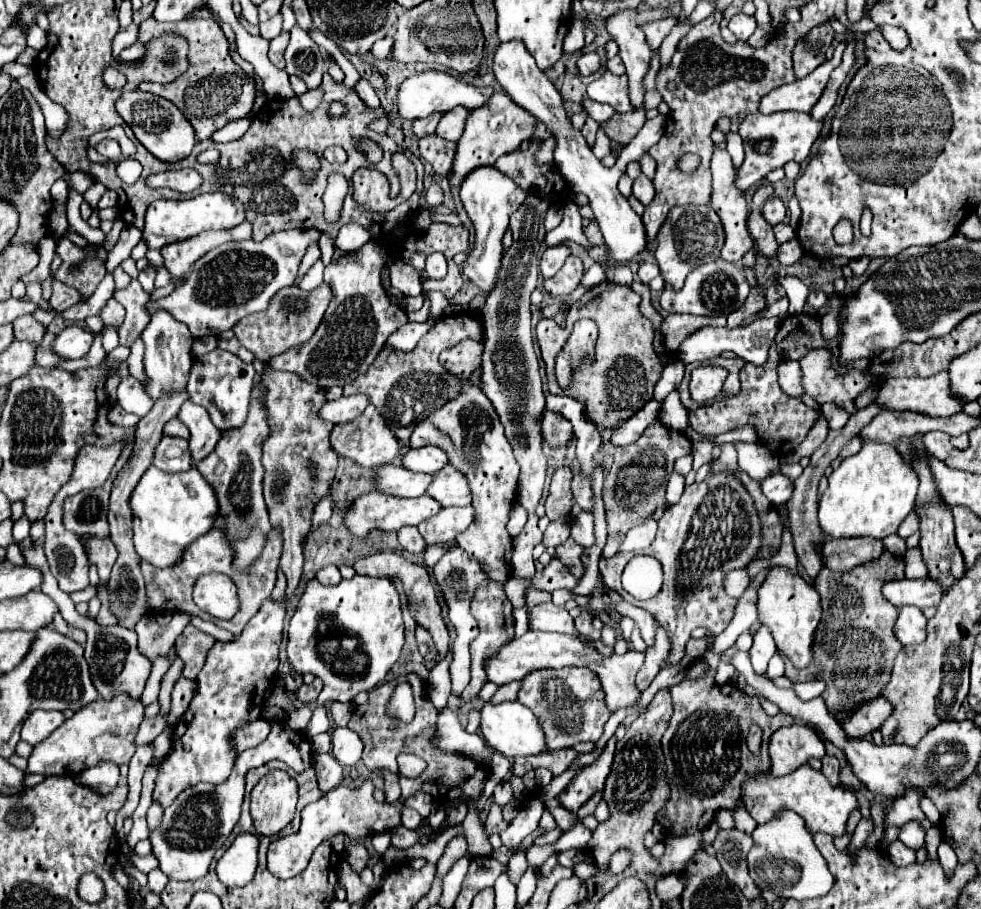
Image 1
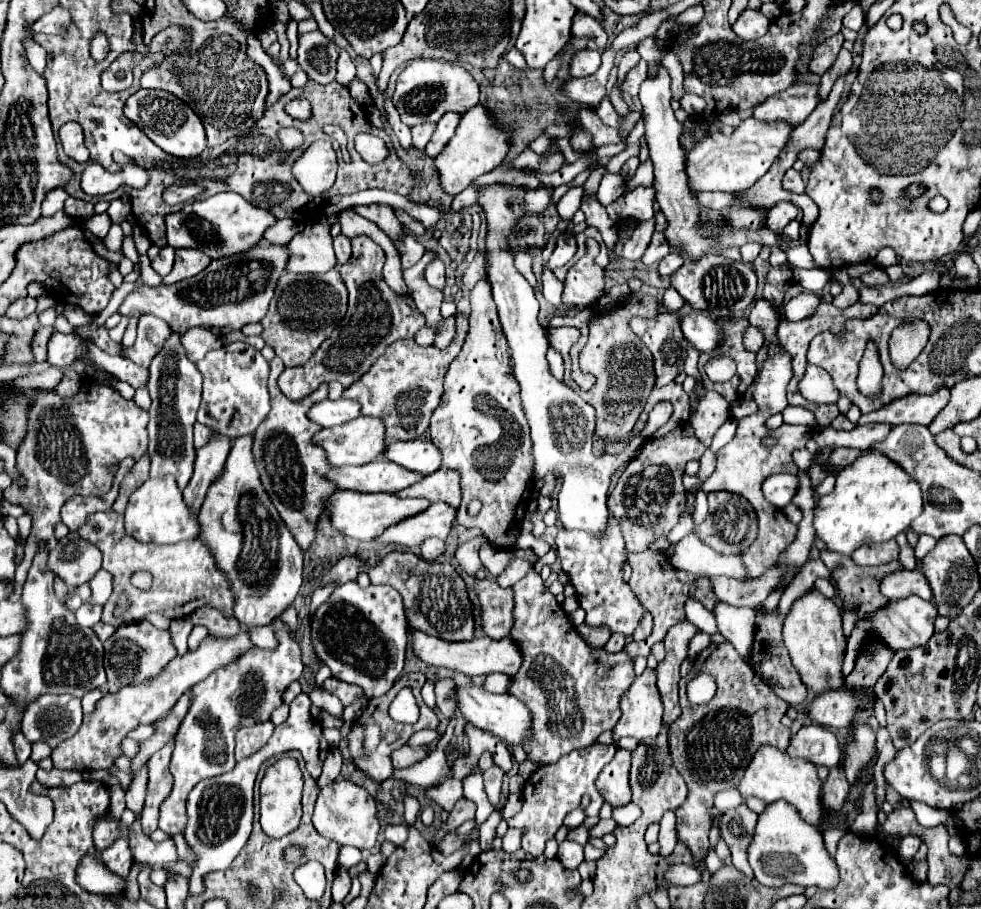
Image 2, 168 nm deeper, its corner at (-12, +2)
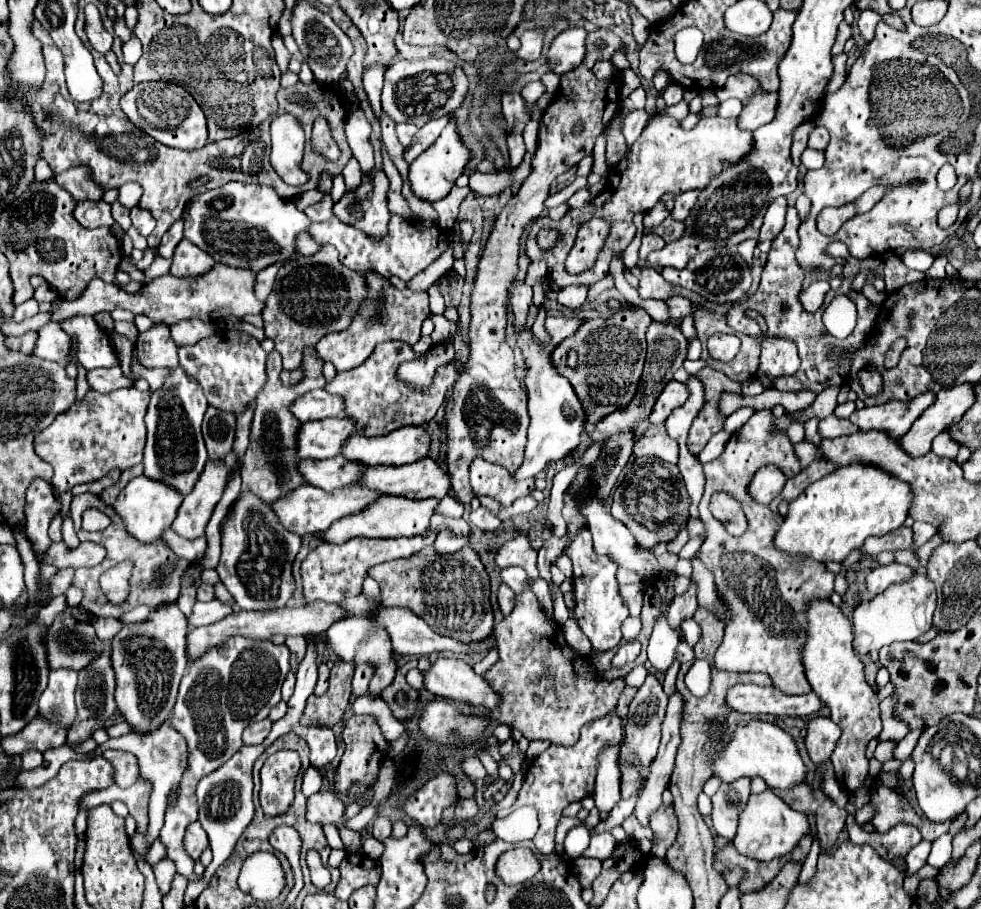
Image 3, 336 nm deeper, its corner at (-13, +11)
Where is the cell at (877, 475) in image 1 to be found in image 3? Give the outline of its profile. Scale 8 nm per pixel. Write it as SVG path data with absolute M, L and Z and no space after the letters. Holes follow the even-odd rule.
M854 463L850 467L838 467L830 475L806 487L790 505L784 523L774 535L778 551L804 561L806 557L828 563L844 561L852 549L864 545L872 535L880 537L898 529L908 517L912 503L912 491L908 483L888 475L882 469Z

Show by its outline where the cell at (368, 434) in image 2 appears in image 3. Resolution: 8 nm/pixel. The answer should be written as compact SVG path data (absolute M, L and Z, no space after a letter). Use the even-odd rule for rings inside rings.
M330 417L300 425L296 451L300 459L328 459L340 455L344 441L354 433L354 421L348 417Z

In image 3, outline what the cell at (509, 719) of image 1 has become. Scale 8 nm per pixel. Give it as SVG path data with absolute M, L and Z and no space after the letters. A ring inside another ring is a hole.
M436 659L424 671L424 689L452 701L466 701L484 717L488 717L488 711L496 709L500 701L484 677L476 675L462 659Z

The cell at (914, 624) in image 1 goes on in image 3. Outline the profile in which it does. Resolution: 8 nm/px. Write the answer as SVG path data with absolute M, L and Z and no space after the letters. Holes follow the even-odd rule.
M914 571L912 579L904 583L894 583L882 595L864 599L856 607L854 611L854 649L860 655L870 655L894 641L912 641L930 629L934 609L936 609L934 583L924 573Z

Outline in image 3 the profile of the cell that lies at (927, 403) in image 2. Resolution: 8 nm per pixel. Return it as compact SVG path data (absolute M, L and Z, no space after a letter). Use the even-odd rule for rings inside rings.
M924 393L910 401L888 401L882 405L856 409L850 415L850 421L860 431L884 431L890 439L900 439L920 417L920 413L934 403L934 399L934 393Z

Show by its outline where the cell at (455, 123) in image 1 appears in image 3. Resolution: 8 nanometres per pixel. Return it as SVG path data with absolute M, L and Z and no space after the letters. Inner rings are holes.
M444 115L444 117L440 117L440 119L432 119L432 121L428 121L414 137L412 137L412 143L410 143L410 147L406 149L406 153L404 153L404 159L406 159L406 163L412 163L422 151L426 151L438 137L440 137L440 131L448 125L448 115Z

